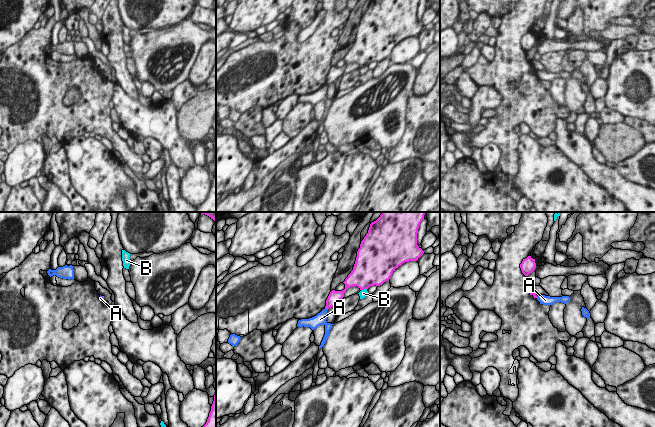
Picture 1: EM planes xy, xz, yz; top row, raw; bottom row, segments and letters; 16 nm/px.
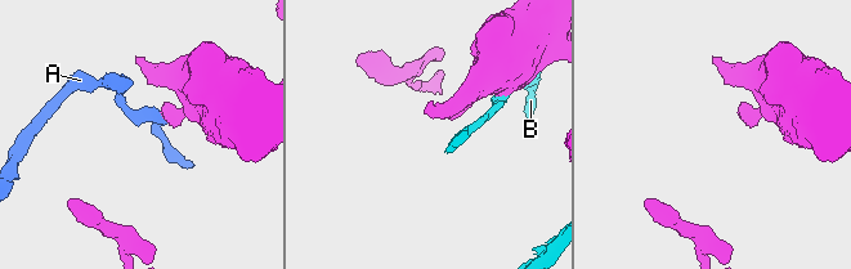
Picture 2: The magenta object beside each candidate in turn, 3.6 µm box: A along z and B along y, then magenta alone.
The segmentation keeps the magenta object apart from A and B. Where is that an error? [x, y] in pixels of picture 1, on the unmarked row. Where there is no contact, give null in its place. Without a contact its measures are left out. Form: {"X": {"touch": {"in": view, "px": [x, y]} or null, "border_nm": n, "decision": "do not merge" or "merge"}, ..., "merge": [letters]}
{"A": {"touch": {"in": "xz", "px": [326, 84]}, "border_nm": 50, "decision": "do not merge"}, "B": {"touch": {"in": "xz", "px": [363, 65]}, "border_nm": 110, "decision": "do not merge"}, "merge": []}

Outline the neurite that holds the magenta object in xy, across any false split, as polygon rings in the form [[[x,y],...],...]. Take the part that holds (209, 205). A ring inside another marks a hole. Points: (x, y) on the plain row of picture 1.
[[[216,170],[206,200],[196,207],[196,212],[216,212]]]

